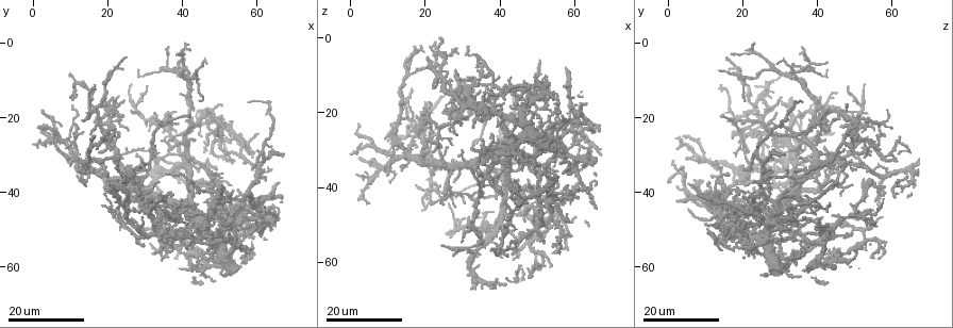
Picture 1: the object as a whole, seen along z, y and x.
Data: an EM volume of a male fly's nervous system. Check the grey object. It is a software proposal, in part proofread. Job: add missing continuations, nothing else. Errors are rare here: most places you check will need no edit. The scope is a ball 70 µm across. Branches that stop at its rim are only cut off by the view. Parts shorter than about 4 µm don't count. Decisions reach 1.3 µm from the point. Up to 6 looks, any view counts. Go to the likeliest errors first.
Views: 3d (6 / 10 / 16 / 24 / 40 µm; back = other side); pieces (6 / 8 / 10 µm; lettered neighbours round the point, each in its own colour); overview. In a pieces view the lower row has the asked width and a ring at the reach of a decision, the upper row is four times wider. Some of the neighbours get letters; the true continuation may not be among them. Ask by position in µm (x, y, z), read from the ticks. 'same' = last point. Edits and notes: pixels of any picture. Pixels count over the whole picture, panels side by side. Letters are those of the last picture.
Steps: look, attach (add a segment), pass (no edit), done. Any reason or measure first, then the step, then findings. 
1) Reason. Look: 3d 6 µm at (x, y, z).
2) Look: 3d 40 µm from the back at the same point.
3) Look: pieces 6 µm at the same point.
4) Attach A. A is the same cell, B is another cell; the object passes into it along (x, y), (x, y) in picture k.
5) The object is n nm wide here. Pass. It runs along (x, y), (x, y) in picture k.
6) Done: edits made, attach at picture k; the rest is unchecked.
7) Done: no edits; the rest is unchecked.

Look: 3d 16 µm at (19.5, 35.5, 19.0).

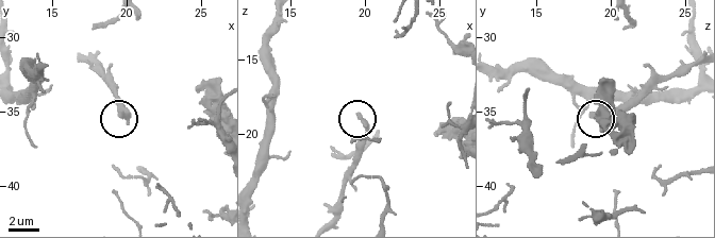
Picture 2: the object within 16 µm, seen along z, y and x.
Look: pieces 8 µm at (19.6, 35.2, 18.8).

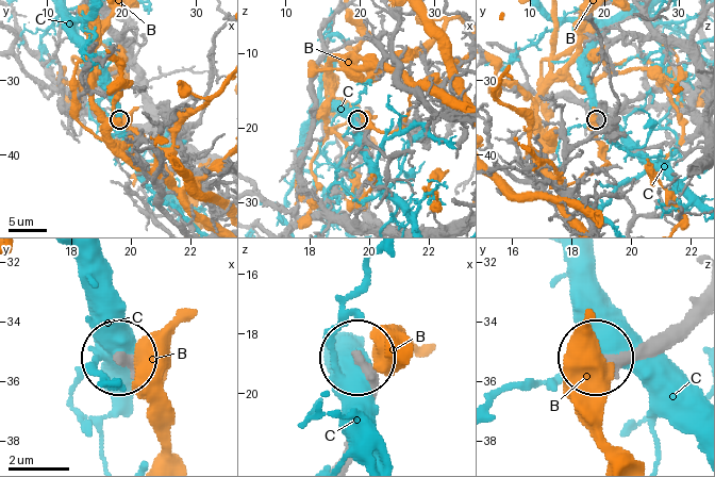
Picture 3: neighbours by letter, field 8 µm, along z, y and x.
Pass. B and C are other cells; none of them fits.

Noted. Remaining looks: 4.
Look: 3d 24 µm at (42.5, 19.0, 15.0).

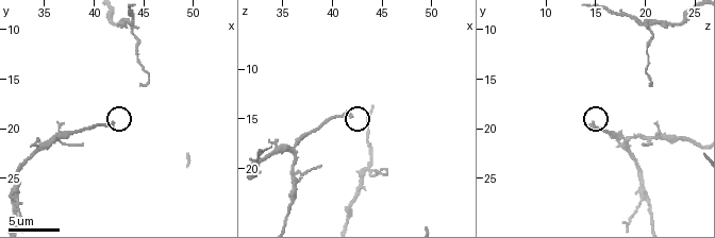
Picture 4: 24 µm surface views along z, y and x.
See the neighbours. Look: pieces 10 µm at (41.6, 19.6, 14.8).

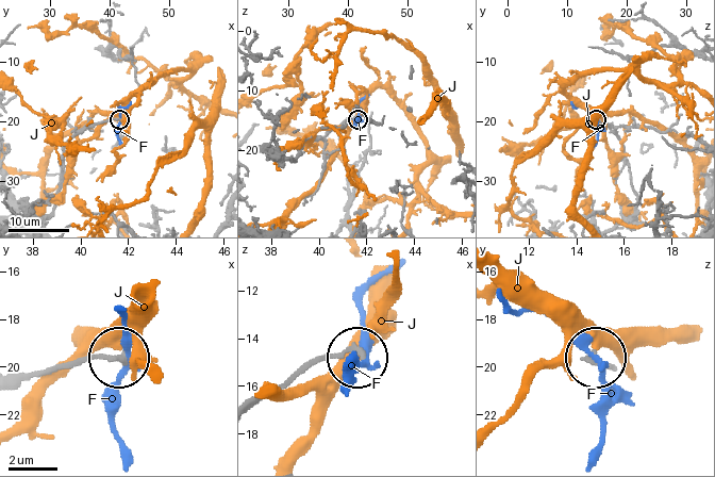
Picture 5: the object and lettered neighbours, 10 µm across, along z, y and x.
Pass. F and J are other cells; it runs along (18, 380), (92, 360), (119, 360) in picture 5; none of them fits.

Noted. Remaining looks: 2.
Free end. Look: 3d 16 µm at (39.5, 49.5, 23.5).

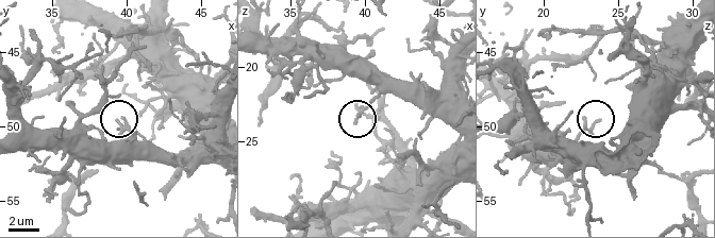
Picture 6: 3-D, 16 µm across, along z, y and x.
What lies round it. Look: pieces 10 µm at (39.6, 49.6, 23.6).

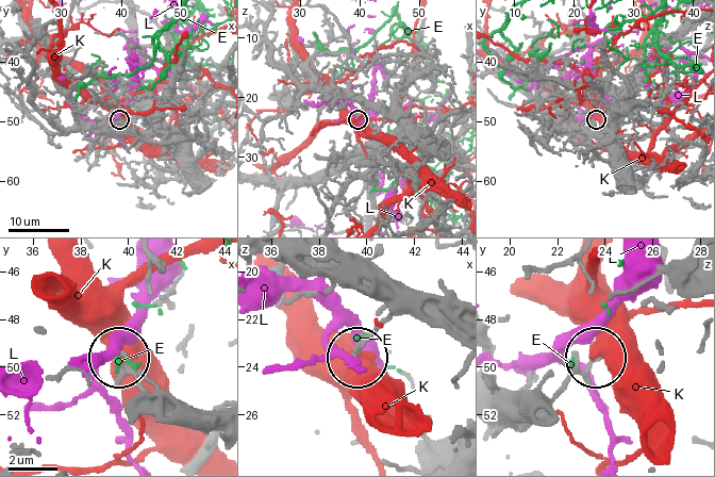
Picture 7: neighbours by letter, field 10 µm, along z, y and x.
Pass. E, K and L are other cells; it runs along (555, 412), (551, 406), (558, 395), (593, 361) in picture 7; no lettered segment goes on from it.

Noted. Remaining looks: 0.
Done: no edits; the rest is unchecked.

